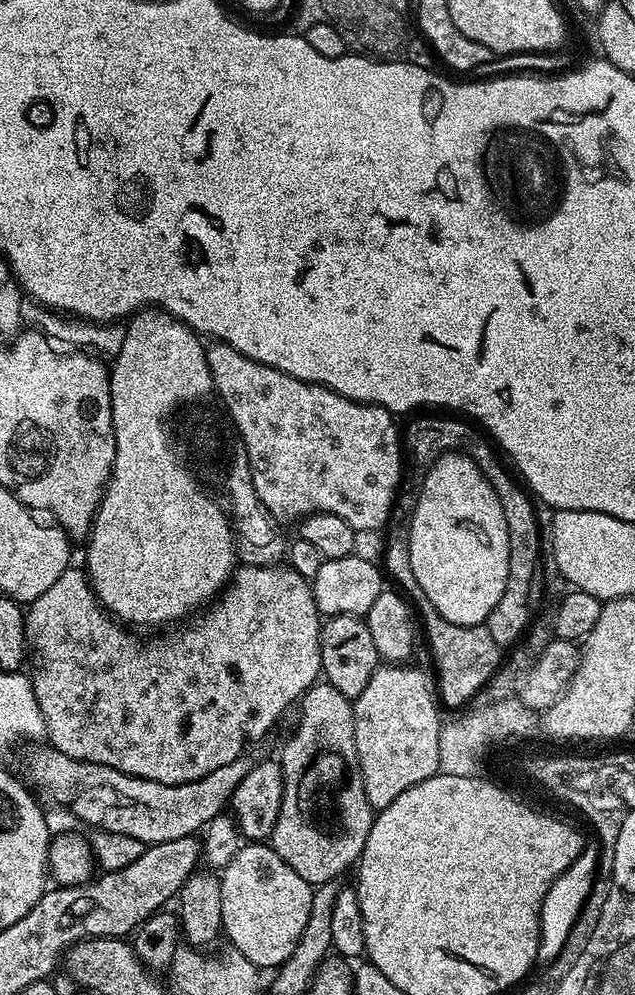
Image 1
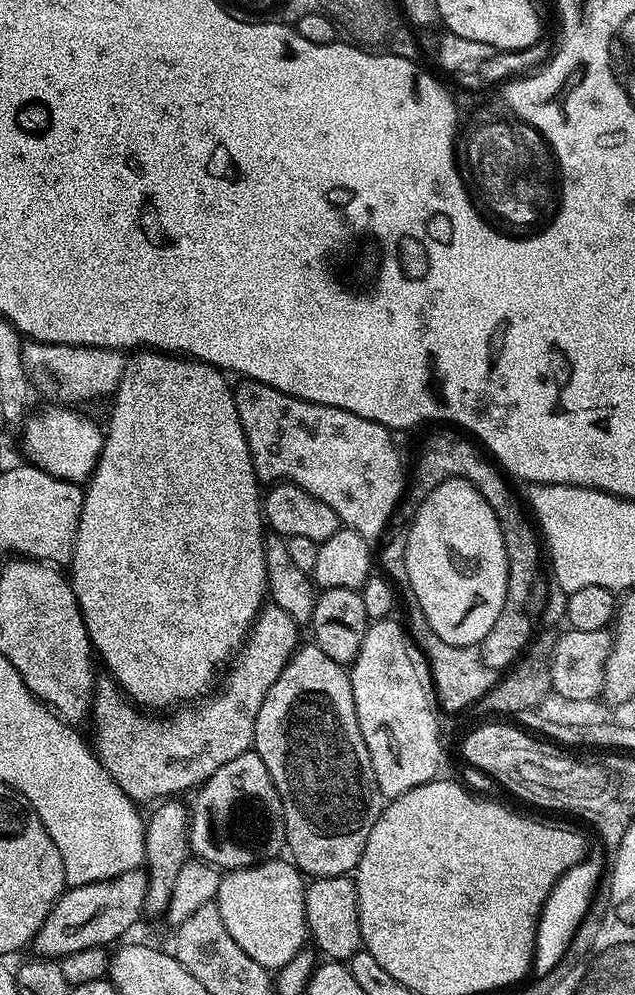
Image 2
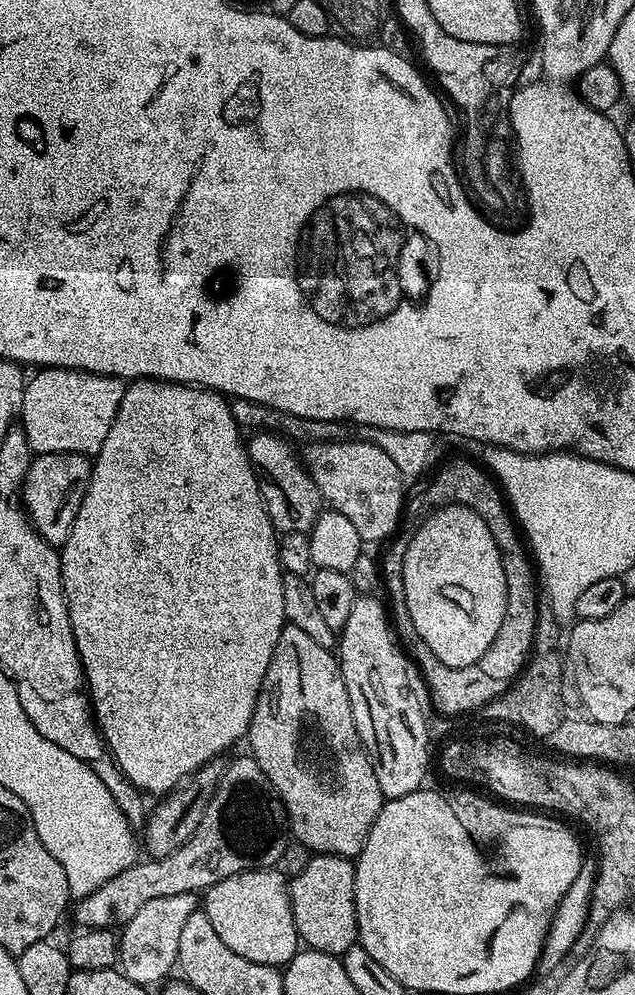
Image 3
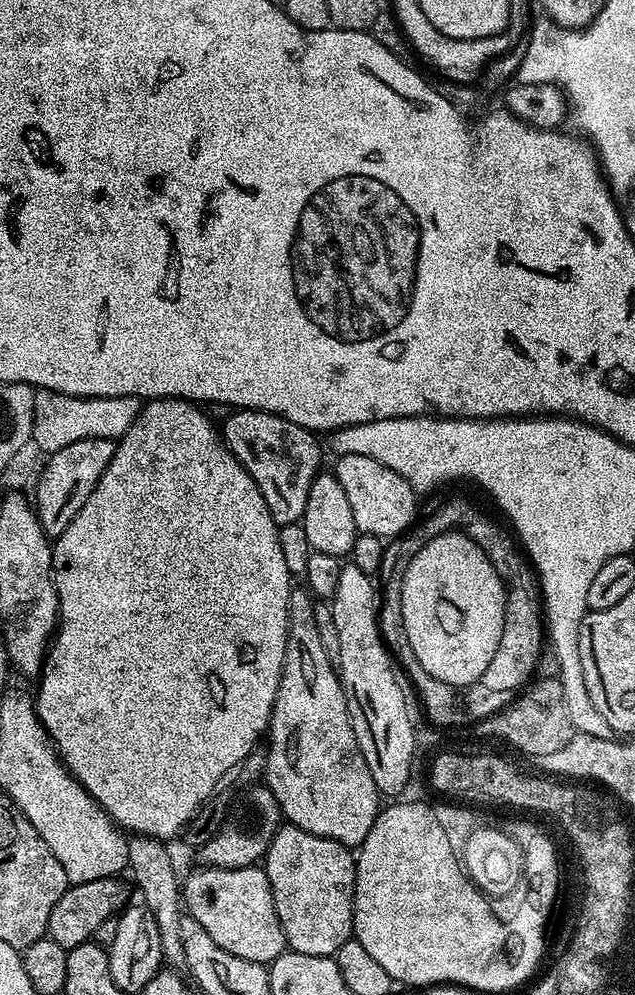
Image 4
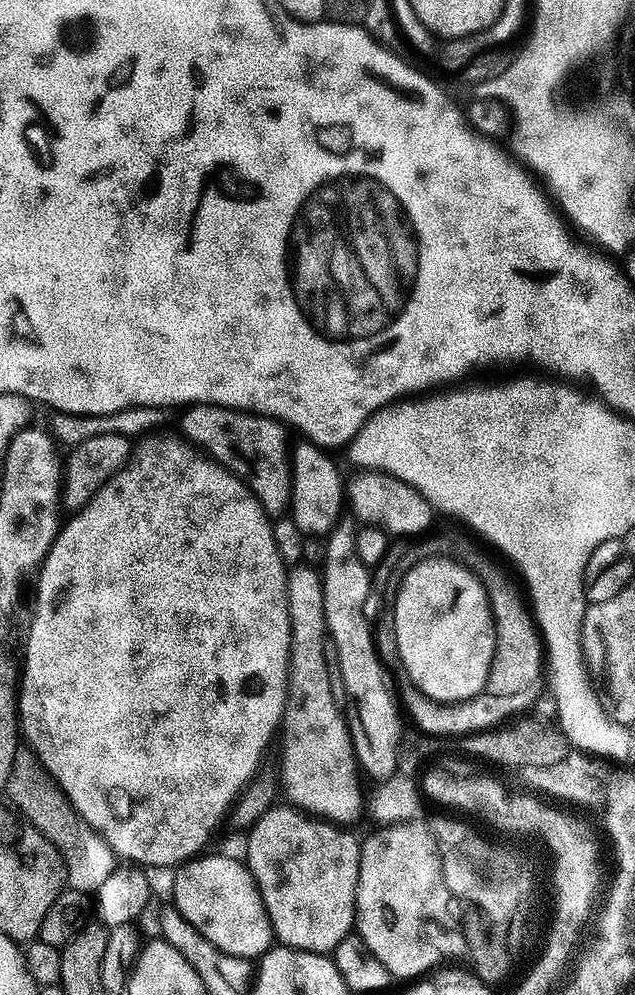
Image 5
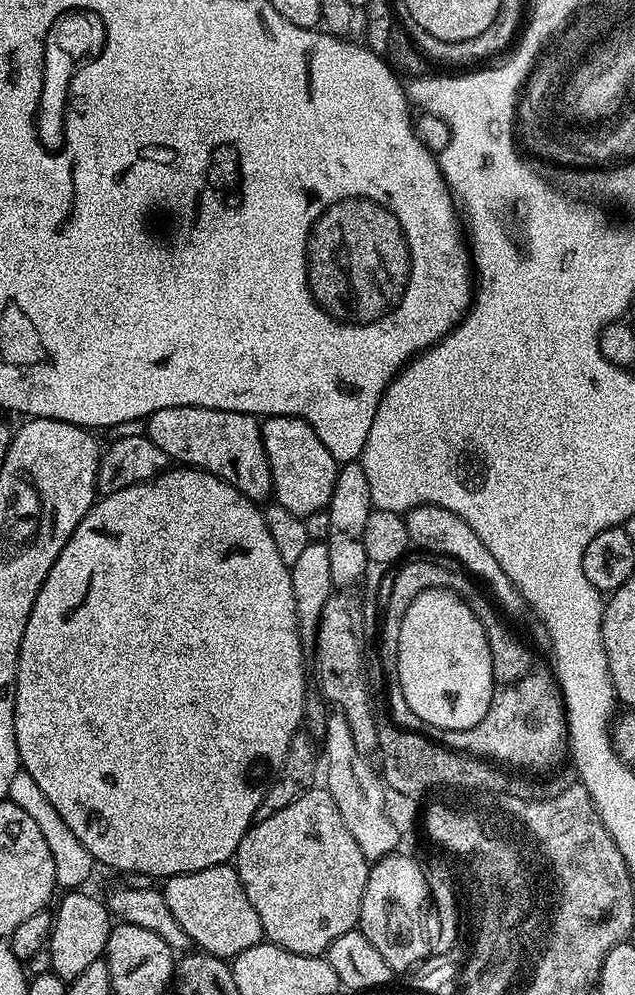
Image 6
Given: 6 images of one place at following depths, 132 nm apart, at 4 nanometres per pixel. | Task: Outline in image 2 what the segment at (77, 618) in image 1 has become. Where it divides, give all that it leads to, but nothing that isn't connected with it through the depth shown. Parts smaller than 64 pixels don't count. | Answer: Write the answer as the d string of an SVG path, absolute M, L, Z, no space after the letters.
M274 603L261 607L242 647L231 657L227 665L228 673L224 676L224 685L208 694L213 696L205 695L203 699L191 706L180 706L161 715L164 716L161 720L151 720L148 717L151 715L141 711L120 691L120 686L115 680L97 679L90 709L90 721L92 720L93 726L96 727L96 733L93 734L92 740L90 736L90 744L96 759L106 770L109 781L118 785L134 802L141 802L140 800L156 802L161 798L184 794L180 792L186 791L187 788L199 789L200 785L205 784L212 777L214 770L230 762L230 758L238 758L238 754L249 751L252 748L254 722L258 718L262 698L266 698L270 686L274 686L274 682L288 665L288 659L295 654L298 647L296 631L298 631L296 620L290 618L286 610L282 610Z

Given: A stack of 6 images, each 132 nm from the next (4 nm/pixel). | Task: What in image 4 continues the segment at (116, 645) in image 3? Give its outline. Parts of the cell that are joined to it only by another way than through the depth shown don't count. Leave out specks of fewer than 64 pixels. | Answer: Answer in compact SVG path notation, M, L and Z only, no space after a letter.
M153 398L143 405L140 413L134 418L134 422L126 430L123 437L118 440L114 450L114 458L110 458L110 466L98 478L90 498L78 510L74 522L66 526L66 530L61 536L55 537L52 546L52 579L56 581L56 593L60 599L60 619L58 621L58 631L52 637L52 643L49 647L46 657L46 663L38 677L40 689L34 692L34 707L36 716L40 719L40 724L48 732L48 737L56 745L56 750L60 754L69 772L74 779L81 784L84 789L94 797L102 806L102 810L113 820L116 827L128 834L138 836L149 836L155 840L172 842L175 836L179 837L187 828L188 824L196 816L197 812L213 799L216 787L220 784L220 779L228 771L239 769L244 759L257 748L261 743L262 737L267 733L268 723L272 717L272 707L274 698L278 694L280 685L280 675L284 665L284 655L286 654L286 642L288 641L288 603L290 594L294 587L294 577L286 570L286 561L282 558L282 549L278 543L279 527L274 522L270 510L266 506L266 498L262 498L262 490L250 478L250 474L238 462L238 458L224 444L224 437L221 429L212 425L212 420L203 412L199 403L191 400L182 400L179 398Z

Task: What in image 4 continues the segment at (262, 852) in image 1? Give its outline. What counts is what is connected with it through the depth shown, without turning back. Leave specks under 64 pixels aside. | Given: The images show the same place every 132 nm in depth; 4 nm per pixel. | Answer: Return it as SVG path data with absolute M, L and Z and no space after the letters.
M202 866L198 868L198 872L192 872L182 884L182 904L186 909L187 915L194 918L194 922L198 922L198 926L202 926L202 930L206 930L206 934L210 934L210 938L214 938L214 942L218 942L218 946L222 946L222 950L226 950L230 954L234 954L238 958L246 958L250 962L258 962L265 966L271 965L272 961L286 951L284 943L284 931L278 922L278 914L274 910L274 894L270 890L270 882L266 878L263 867L253 866L251 868L210 868Z

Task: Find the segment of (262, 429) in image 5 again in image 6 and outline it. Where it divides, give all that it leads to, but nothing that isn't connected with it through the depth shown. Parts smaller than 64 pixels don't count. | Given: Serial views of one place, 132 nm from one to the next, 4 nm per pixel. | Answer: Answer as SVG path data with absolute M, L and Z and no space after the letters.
M198 406L167 408L151 412L146 417L146 434L150 442L154 442L154 446L158 446L158 450L162 450L162 454L166 454L169 461L180 466L201 468L204 472L219 476L246 498L264 502L272 496L272 475L268 469L260 426L261 421L257 417L247 416L244 412L227 412L217 408L199 408Z

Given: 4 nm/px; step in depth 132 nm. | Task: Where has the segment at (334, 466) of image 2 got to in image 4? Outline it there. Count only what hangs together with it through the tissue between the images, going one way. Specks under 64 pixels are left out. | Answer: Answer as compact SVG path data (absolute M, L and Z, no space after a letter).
M362 454L341 456L335 462L334 475L350 501L350 510L354 510L357 533L381 538L399 537L413 527L417 519L418 493L397 472L390 470L390 466L382 466L382 462L374 462L374 458Z

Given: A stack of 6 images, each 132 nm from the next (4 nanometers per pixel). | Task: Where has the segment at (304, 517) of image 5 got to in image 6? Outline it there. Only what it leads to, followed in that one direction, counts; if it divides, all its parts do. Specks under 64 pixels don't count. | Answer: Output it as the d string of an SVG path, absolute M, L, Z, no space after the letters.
M269 416L261 423L260 433L272 475L275 503L286 506L290 514L306 517L327 509L334 494L338 465L330 450L322 446L322 438L305 420L293 416Z

